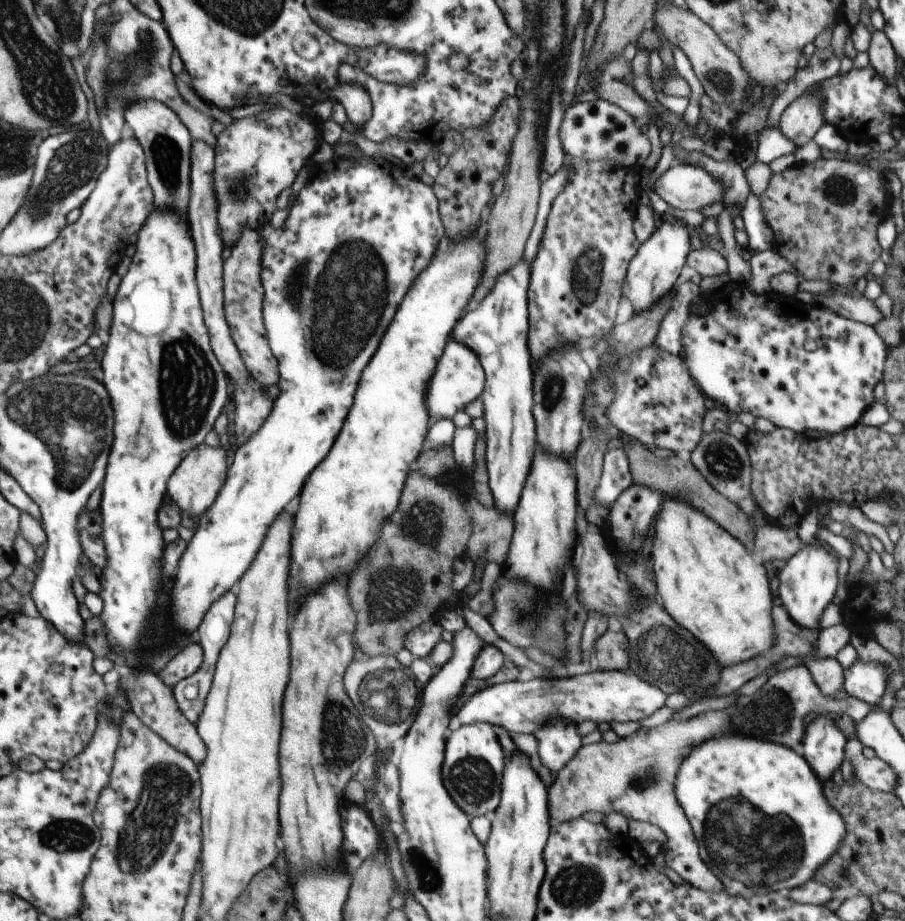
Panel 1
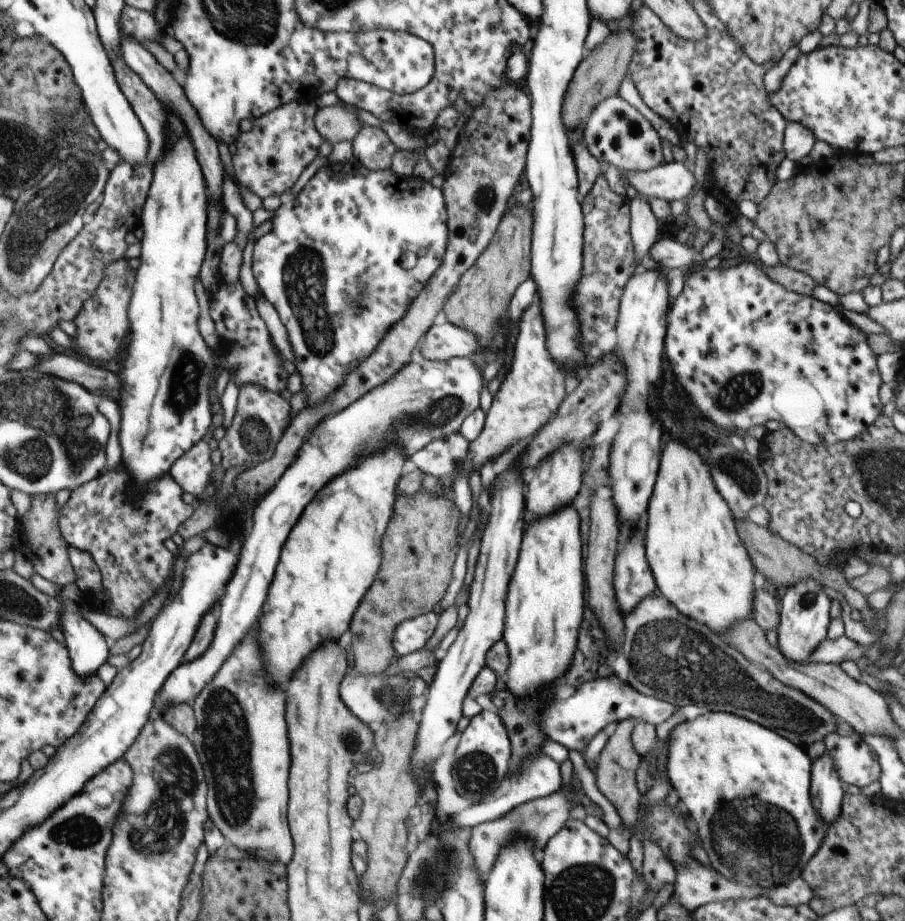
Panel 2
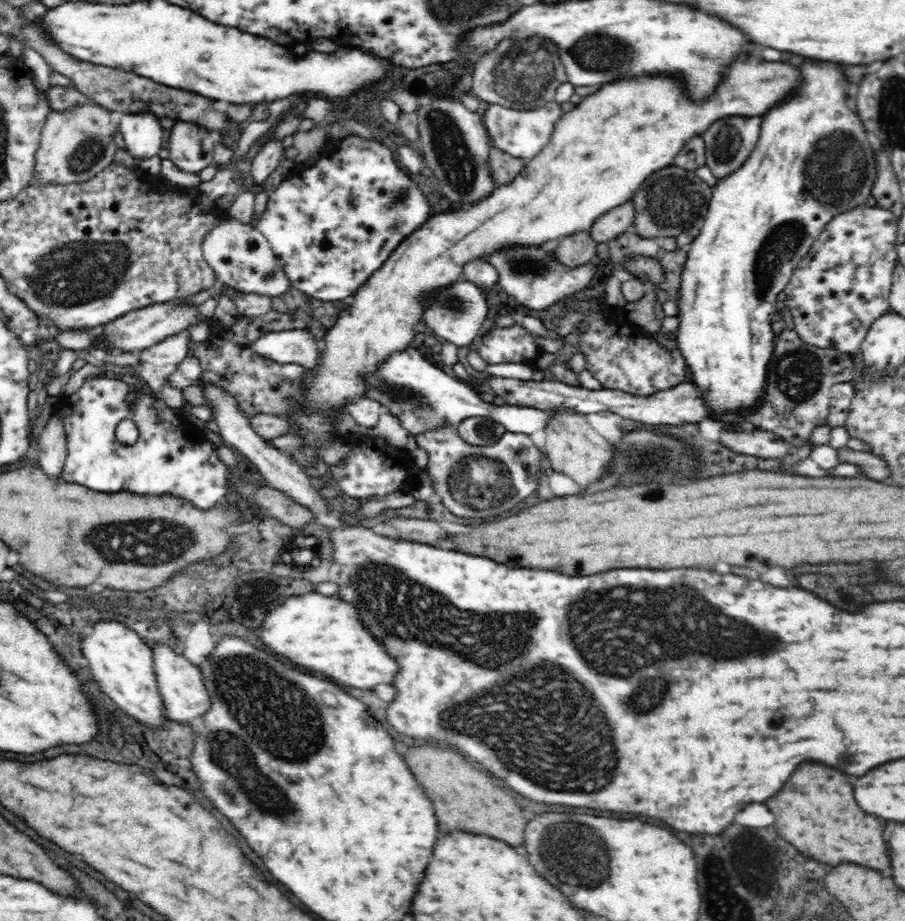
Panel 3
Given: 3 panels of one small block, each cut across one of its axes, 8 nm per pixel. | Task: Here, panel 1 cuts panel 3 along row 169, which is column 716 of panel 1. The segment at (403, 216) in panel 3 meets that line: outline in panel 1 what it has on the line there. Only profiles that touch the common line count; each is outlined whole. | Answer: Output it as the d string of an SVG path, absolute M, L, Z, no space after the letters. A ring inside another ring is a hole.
M733 281L724 285L719 292L710 296L710 299L712 300L713 308L706 315L689 314L688 322L682 332L681 350L685 352L682 360L703 394L712 398L712 401L722 406L726 411L732 411L737 414L748 413L752 414L754 418L762 417L774 424L775 427L792 430L797 434L804 434L806 430L816 430L834 435L835 433L846 431L852 426L856 427L860 423L861 415L876 402L873 398L873 390L876 385L883 381L888 347L871 325L846 319L818 304L801 304L794 300L793 296L785 297L769 292L756 295L749 290L747 284Z

